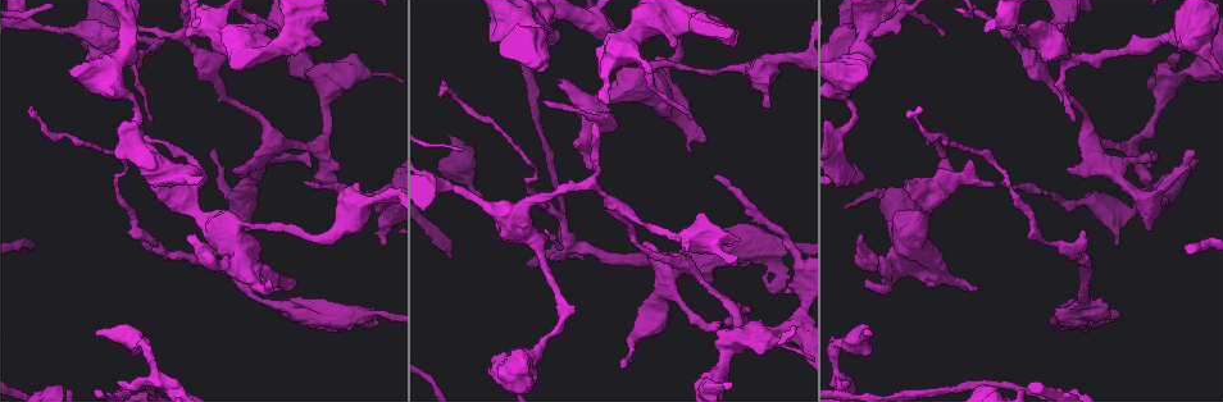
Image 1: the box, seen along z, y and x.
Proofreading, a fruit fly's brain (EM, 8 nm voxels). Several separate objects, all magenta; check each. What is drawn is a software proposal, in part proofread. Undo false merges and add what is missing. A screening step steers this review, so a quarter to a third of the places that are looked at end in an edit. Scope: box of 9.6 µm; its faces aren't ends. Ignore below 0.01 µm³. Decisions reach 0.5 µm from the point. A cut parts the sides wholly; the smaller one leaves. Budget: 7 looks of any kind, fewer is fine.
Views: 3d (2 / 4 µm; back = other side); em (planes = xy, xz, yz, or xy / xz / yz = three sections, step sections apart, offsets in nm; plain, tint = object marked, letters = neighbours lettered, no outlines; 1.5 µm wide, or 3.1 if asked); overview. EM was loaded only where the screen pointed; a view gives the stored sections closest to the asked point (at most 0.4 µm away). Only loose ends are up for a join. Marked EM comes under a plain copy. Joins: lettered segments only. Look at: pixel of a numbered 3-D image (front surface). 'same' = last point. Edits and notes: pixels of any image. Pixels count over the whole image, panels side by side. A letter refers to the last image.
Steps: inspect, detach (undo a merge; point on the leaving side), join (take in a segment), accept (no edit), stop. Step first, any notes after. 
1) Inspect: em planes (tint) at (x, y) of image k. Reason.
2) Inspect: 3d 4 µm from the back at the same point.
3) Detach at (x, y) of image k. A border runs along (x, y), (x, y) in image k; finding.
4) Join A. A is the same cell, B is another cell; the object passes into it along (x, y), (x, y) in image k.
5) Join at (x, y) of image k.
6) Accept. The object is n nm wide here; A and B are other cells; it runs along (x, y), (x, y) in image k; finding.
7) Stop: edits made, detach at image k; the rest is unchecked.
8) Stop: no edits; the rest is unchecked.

Inspect: em planes (tint) at (553, 260) of image 1. An open end.

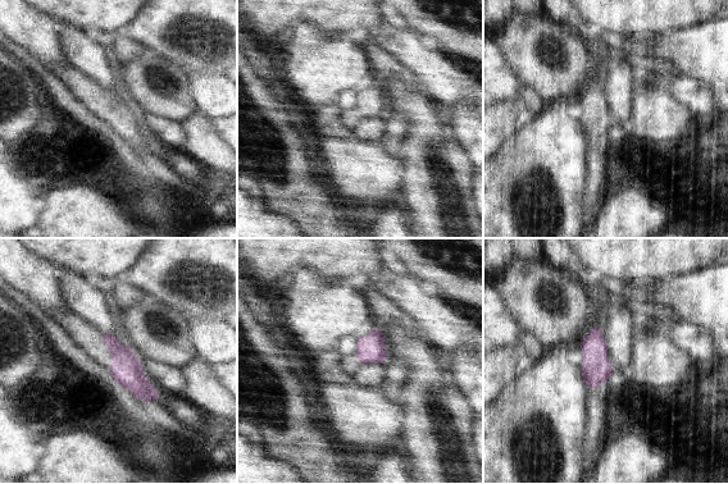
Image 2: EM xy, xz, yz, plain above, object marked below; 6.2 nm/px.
Inspect: em planes (letters) at the same point.

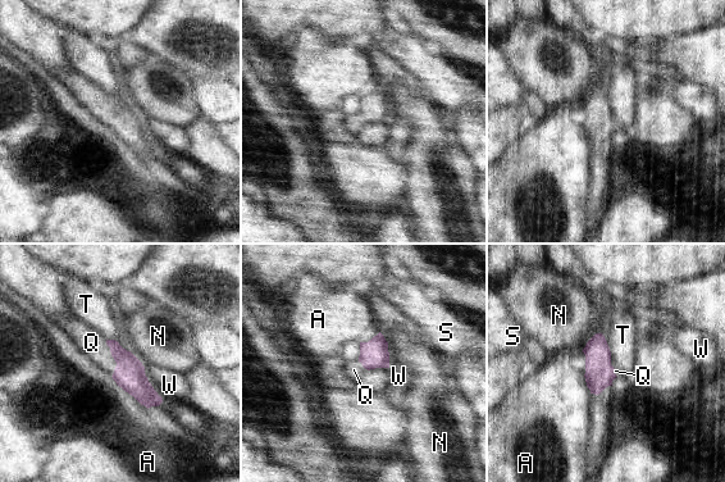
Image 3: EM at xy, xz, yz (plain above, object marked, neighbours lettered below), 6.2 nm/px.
Join Q. The longest contact is with W, 240 nm; Q is the same cell, A, N, S, T and W are other cells; the object passes into it along (130, 374), (113, 357), (91, 342) in image 3; it goes on there.

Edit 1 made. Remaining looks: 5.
Inspect: overview.

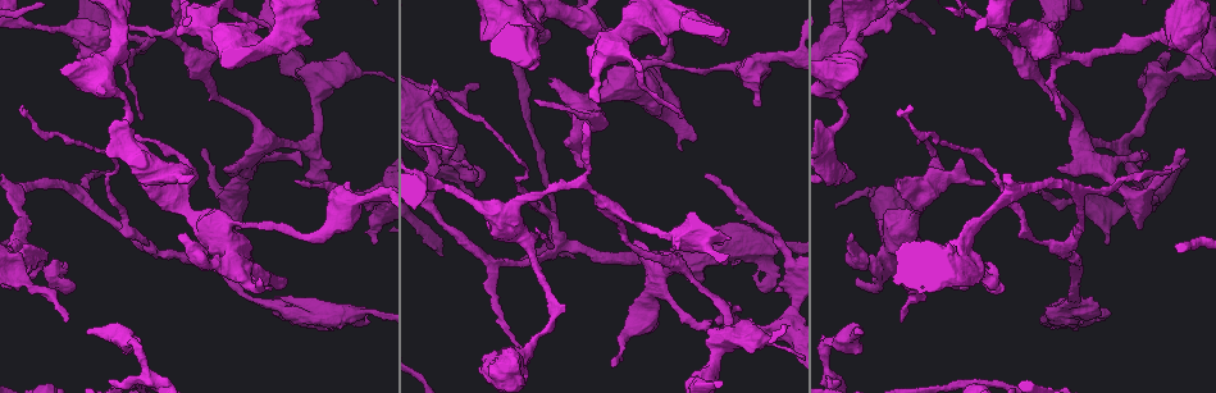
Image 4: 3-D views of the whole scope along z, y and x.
Inspect: 3d 2 µm from the back at (863, 335) of image 4. Free end.

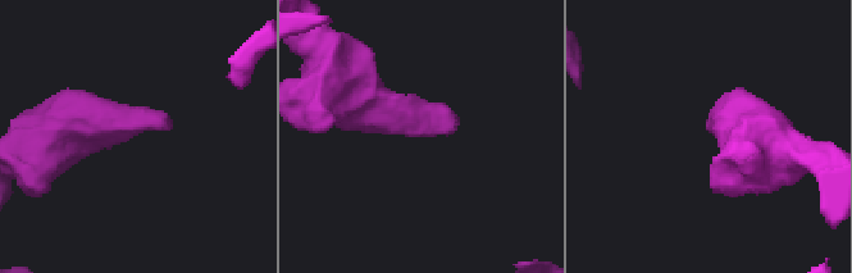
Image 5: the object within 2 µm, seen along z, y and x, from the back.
Inspect: em xy step 4 (tint) at (170, 125) of image 5.

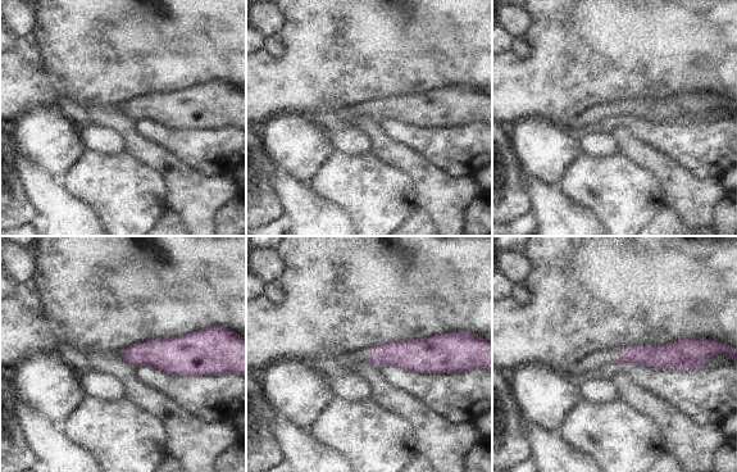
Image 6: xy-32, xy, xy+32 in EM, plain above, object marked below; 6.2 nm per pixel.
Inspect: em planes (letters) at the same point.

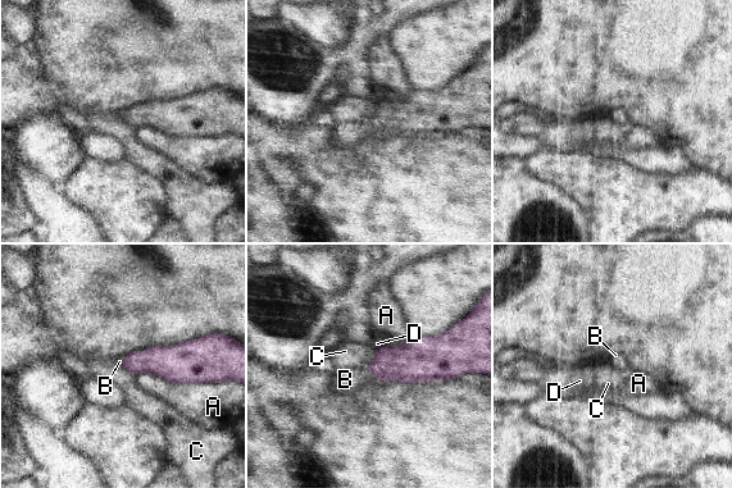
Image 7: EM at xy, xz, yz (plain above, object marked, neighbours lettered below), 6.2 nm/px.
Join B. B is the same cell, A, C and D are other cells; the object passes into it along (410, 363), (372, 373), (345, 379) in image 7; the cell continues.

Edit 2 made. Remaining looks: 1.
Inspect: em planes (letters) at (23, 107) of image 4. Thin end.

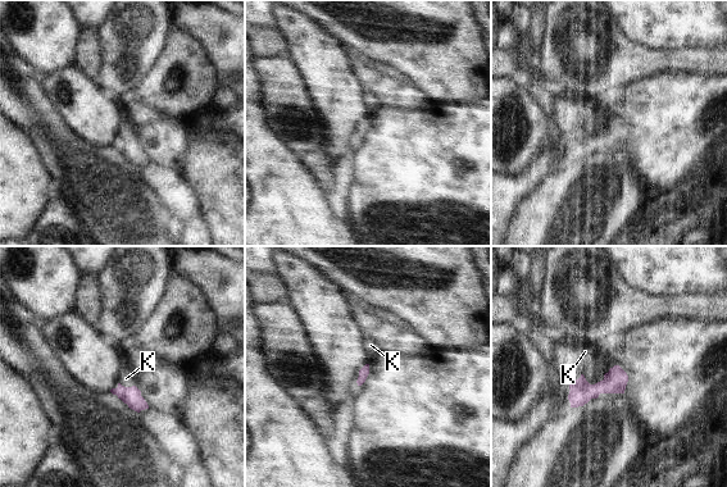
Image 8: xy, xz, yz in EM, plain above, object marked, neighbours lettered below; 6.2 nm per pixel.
Join K. K is the same cell; the object passes into it along (616, 379), (593, 385), (585, 351) in image 8; the cell continues.

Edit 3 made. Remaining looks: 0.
Stop: edits made, join at image 3, join at image 7, join at image 8; the rest is unchecked.

